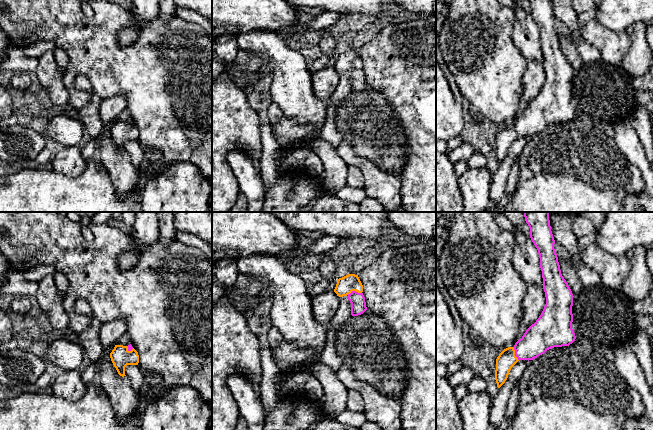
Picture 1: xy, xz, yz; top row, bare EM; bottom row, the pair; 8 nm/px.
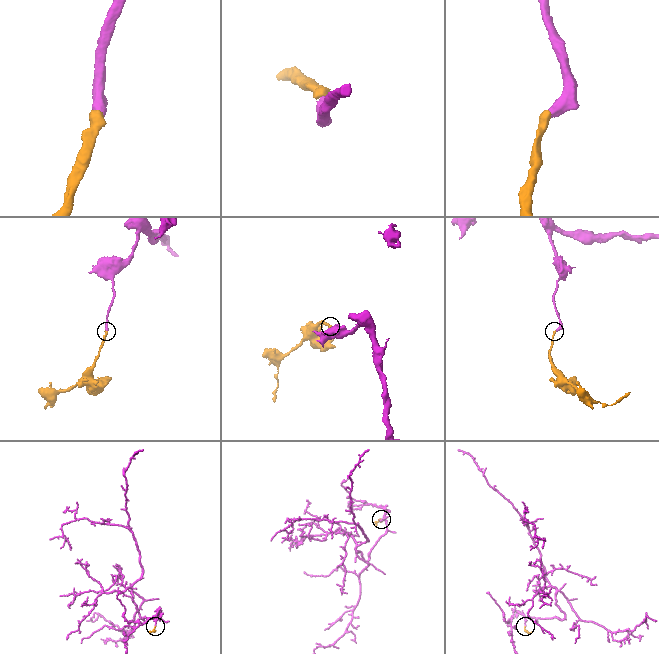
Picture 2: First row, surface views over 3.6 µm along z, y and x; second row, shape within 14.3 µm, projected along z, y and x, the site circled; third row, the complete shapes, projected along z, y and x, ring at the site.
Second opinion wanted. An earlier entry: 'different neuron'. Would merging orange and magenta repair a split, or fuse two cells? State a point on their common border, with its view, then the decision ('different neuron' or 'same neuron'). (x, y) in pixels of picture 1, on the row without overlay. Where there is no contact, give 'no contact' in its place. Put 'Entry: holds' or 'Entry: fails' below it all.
meets orange in xz at (354, 66); same neuron
Entry: fails

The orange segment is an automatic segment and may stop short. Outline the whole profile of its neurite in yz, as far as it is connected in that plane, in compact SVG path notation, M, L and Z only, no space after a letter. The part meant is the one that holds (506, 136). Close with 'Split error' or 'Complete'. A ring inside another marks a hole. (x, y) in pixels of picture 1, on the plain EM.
M528 0L530 14L538 26L540 44L543 54L543 65L546 73L544 85L536 96L513 123L504 125L496 135L495 156L500 164L508 154L511 144L520 136L533 136L554 123L569 122L575 115L572 105L573 70L568 59L561 50L558 33L554 25L555 16L550 0Z. Split error

